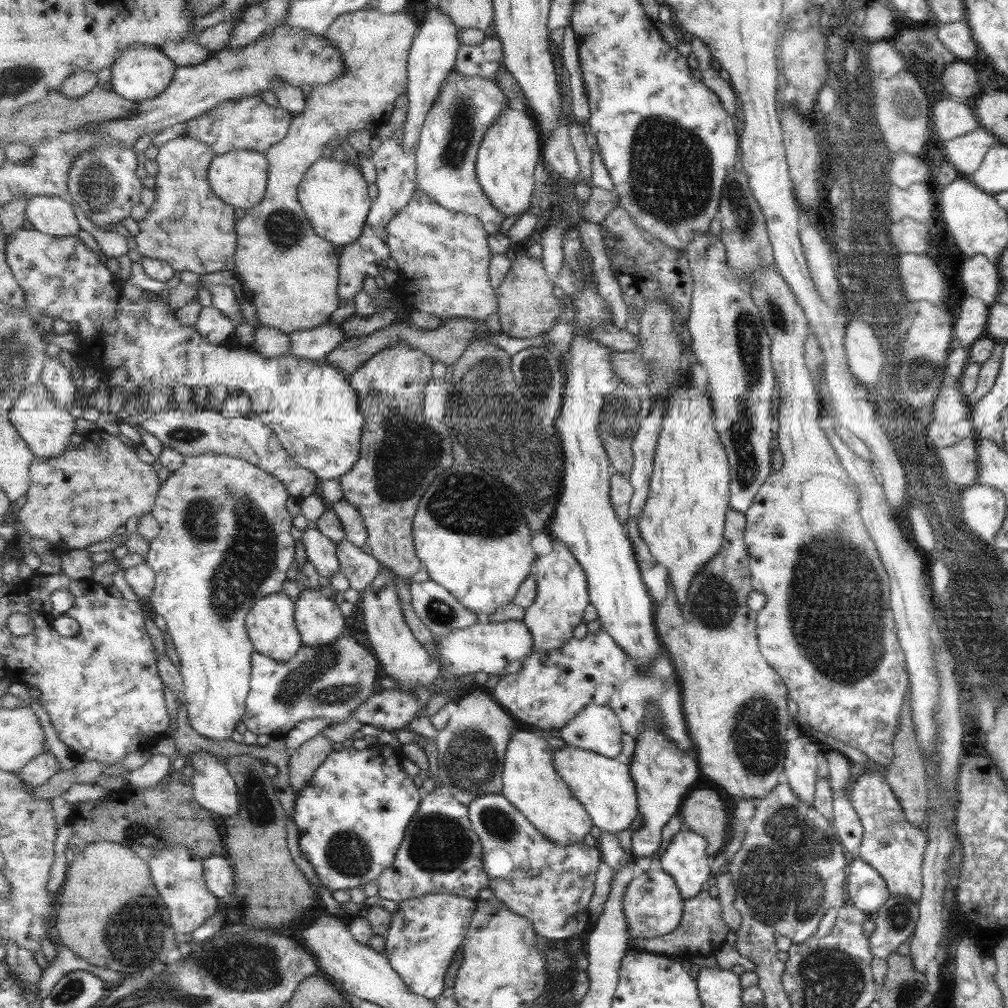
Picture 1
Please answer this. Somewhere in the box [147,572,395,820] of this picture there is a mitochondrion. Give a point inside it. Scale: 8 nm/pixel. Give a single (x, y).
(317, 681)

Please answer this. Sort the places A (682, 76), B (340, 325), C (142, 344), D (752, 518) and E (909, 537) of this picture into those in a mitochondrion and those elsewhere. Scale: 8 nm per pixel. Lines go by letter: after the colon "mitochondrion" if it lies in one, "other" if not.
A: other
B: other
C: other
D: other
E: other

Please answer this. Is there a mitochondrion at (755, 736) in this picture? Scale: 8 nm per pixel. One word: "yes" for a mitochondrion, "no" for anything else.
yes

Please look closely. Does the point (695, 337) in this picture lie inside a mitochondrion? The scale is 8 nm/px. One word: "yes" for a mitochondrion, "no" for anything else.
no

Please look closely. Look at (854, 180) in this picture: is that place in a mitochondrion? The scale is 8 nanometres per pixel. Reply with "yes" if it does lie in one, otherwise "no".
no

